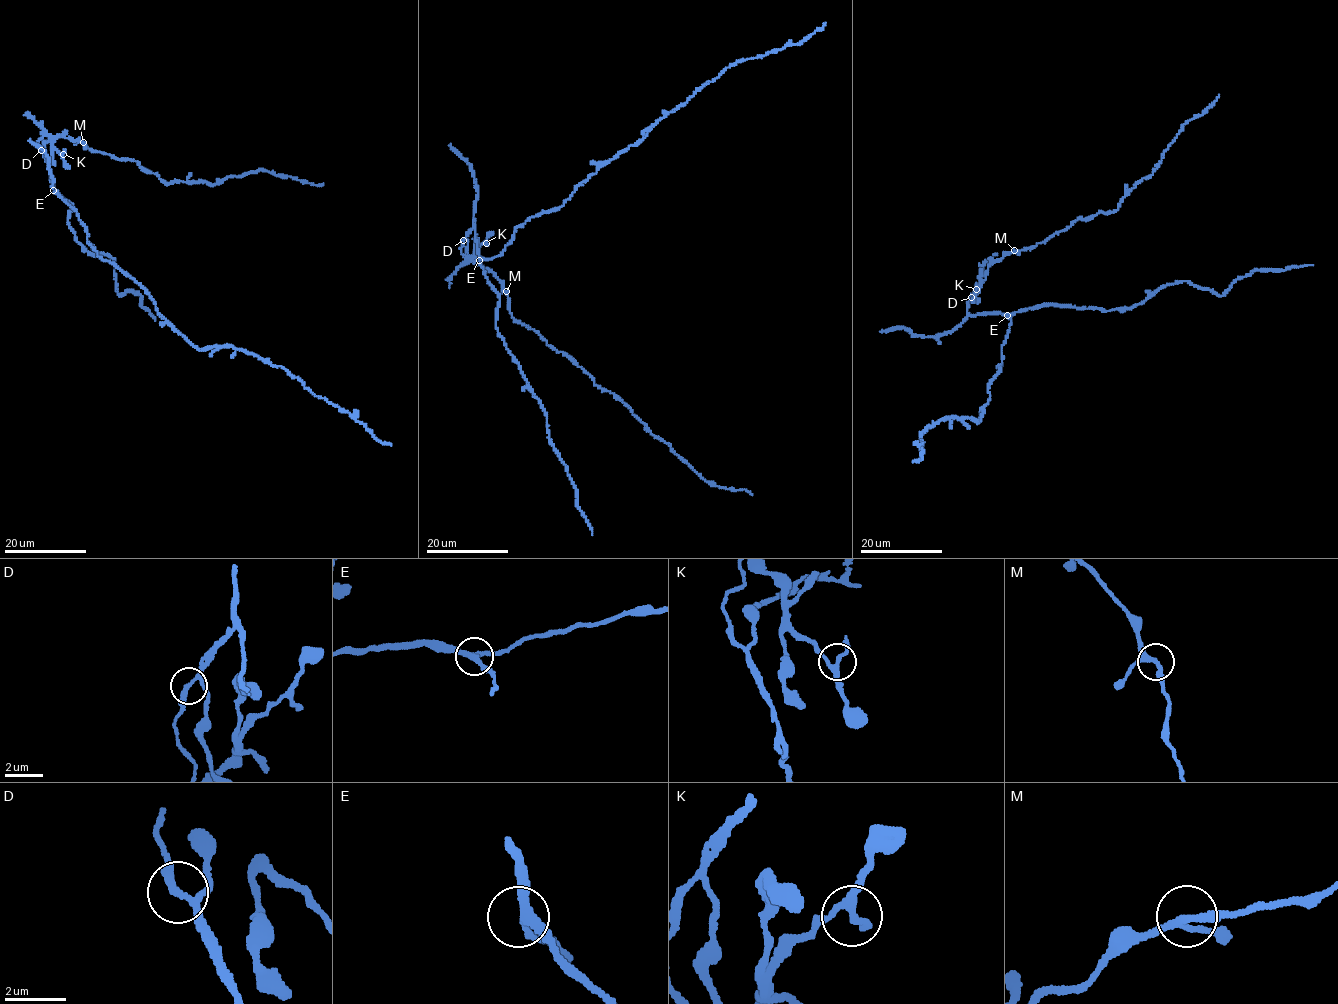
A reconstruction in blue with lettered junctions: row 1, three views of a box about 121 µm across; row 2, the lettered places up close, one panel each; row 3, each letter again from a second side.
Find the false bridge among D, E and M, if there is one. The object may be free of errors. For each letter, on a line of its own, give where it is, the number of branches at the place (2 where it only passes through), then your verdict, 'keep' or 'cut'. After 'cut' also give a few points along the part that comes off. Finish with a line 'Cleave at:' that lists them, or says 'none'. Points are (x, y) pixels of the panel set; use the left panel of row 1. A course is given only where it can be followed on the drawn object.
D: at (41, 150); 3 branches meet; cut; foreign part runs (40, 150), (38, 139), (45, 134), (69, 168)
E: at (53, 190); 3 branches meet; keep
M: at (83, 142); 3 branches meet; keep
Cleave at: D

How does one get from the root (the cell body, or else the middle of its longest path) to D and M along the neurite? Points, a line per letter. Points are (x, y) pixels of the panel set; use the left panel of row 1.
D: (64, 201), (54, 189), (49, 162), (40, 150)
M: (64, 201), (54, 189), (43, 153), (44, 142), (61, 136), (83, 142)

